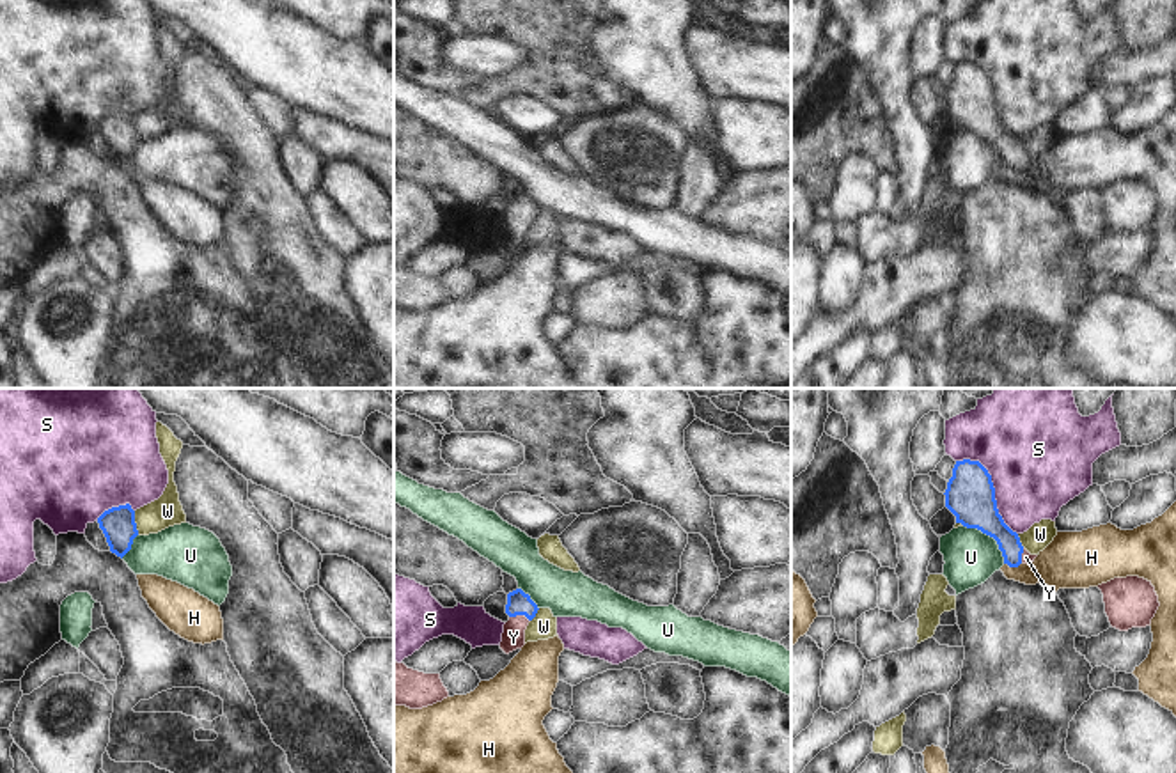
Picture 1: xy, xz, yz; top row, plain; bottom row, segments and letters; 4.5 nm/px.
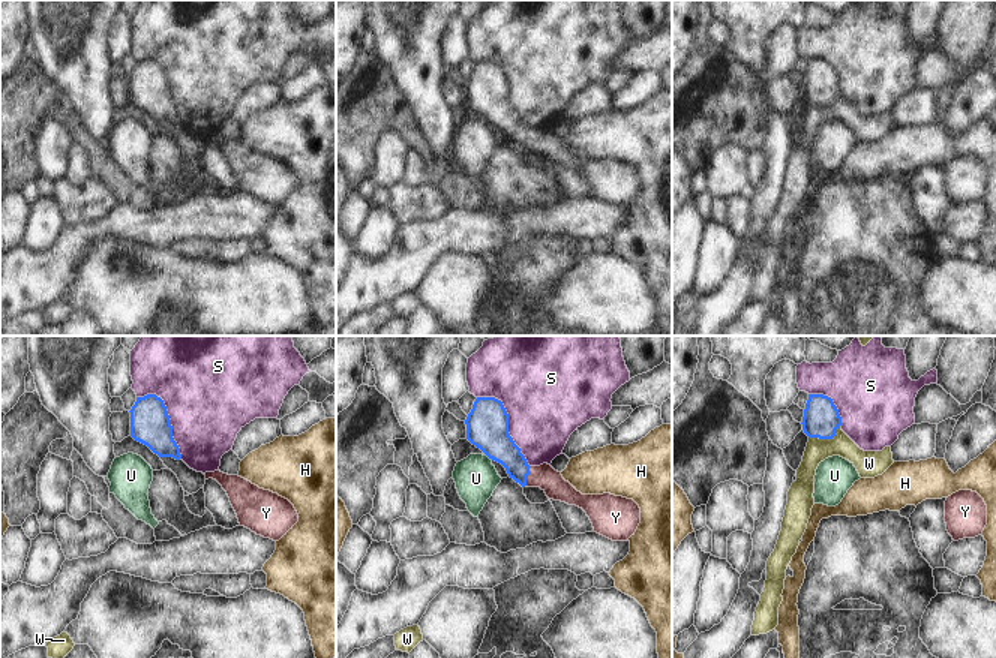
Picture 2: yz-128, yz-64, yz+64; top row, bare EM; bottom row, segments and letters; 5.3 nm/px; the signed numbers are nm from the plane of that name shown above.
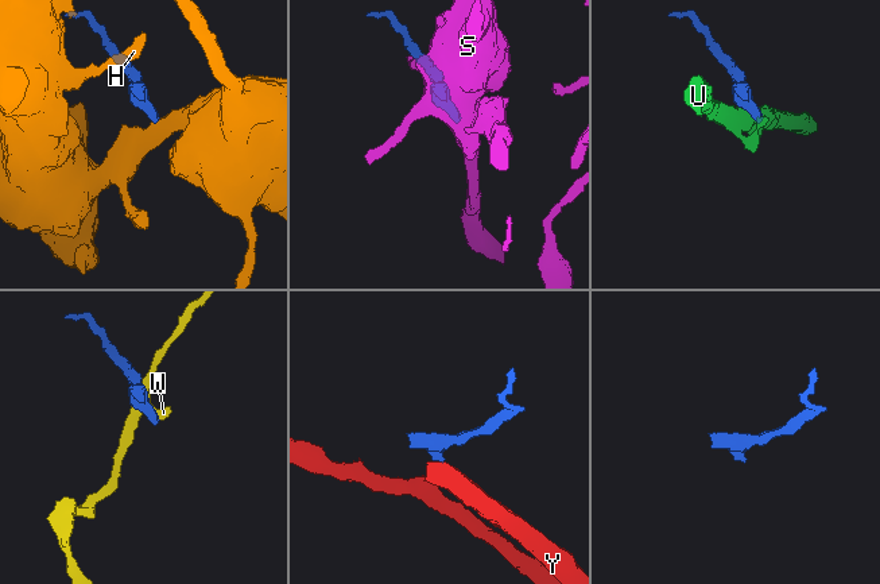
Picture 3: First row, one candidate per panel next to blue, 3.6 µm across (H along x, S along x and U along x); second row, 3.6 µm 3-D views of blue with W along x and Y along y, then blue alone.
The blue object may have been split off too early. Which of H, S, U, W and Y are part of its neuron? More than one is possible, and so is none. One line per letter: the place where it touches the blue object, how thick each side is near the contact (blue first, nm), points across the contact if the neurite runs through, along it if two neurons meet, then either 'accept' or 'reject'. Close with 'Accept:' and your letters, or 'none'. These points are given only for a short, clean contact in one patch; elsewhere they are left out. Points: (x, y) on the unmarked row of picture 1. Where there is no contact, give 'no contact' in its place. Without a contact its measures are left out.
H: yz (1013, 169) | 120/240 nm | along yz (1004, 165), (1010, 169), (1020, 167) | reject
S: yz (994, 91) | 220/480 nm | reject
U: yz (990, 139) | 220/240 nm | along yz (964, 128), (988, 137), (995, 144), (1004, 165) | reject
W: xy (135, 126) | 160/140 nm | reject
Y: xz (520, 217) | 110/110 nm | across xz (518, 206), (520, 217), (513, 240) | accept
Accept: Y

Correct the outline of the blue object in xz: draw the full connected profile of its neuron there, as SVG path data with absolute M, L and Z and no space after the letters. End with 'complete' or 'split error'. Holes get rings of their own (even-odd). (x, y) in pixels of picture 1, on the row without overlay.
M521 191L507 197L506 216L509 223L504 227L500 252L509 257L525 248L525 232L537 216L537 207Z; split error

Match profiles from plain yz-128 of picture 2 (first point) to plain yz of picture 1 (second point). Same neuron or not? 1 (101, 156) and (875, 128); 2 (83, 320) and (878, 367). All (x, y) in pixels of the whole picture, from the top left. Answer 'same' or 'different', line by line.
1: same
2: different

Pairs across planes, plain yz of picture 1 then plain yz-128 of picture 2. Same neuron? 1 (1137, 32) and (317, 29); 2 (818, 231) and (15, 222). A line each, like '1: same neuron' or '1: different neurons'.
1: different neurons
2: same neuron

